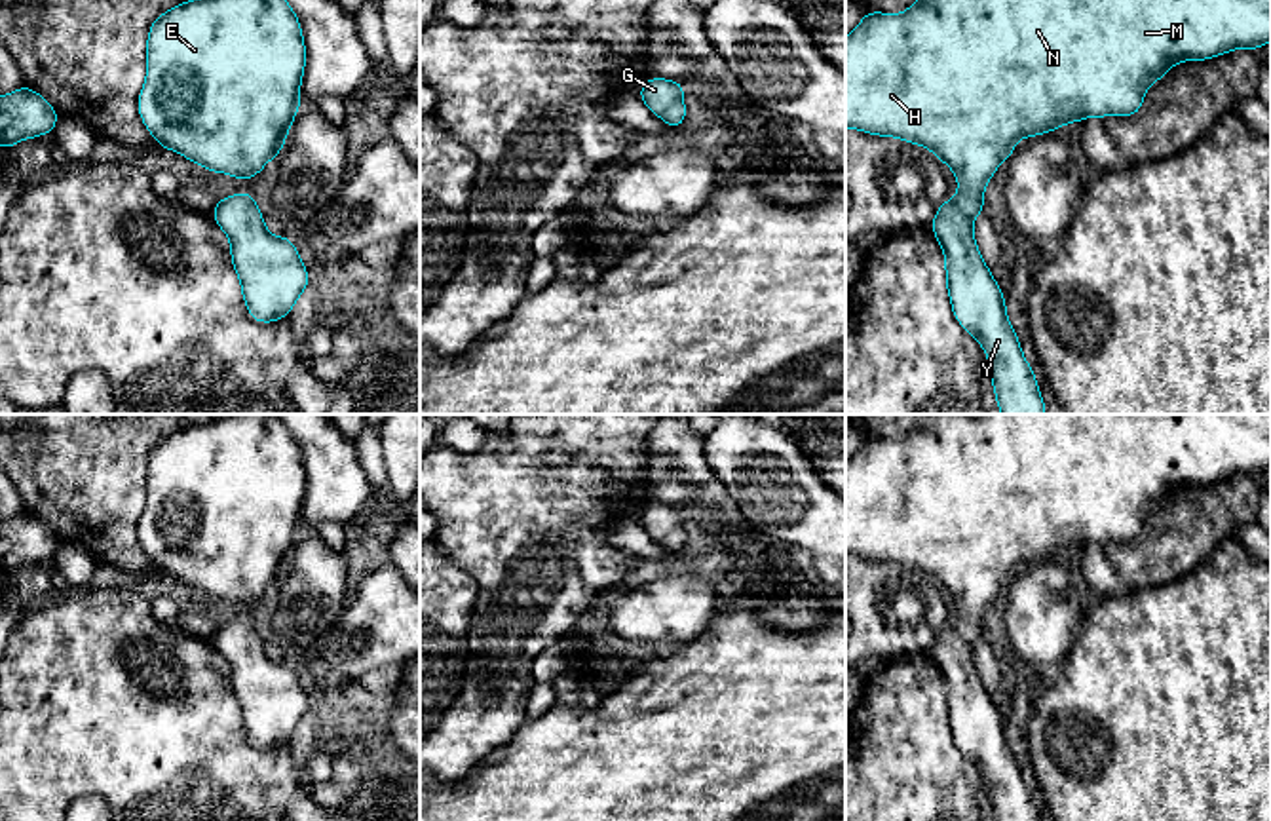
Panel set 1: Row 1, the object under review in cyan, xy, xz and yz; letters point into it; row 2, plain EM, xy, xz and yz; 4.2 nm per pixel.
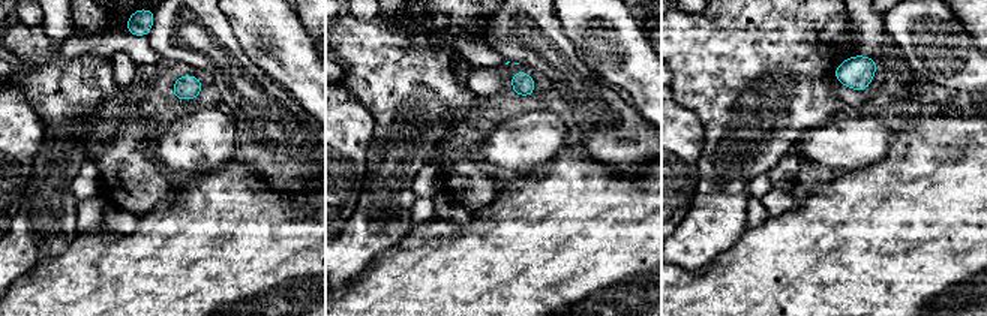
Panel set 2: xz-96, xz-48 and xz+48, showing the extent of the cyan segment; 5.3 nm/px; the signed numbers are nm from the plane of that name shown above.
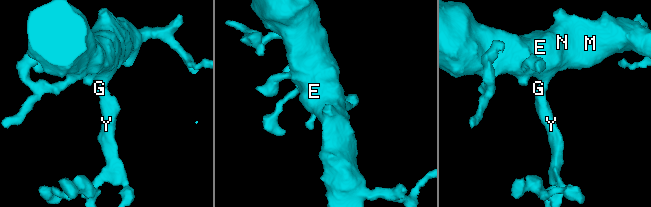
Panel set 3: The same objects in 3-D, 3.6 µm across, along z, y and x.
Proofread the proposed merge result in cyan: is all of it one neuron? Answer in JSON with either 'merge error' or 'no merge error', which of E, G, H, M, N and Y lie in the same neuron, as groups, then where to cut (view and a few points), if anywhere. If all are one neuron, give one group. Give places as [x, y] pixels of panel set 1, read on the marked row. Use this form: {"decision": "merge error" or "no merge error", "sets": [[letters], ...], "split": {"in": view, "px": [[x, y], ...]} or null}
{"decision": "no merge error", "sets": [["E", "G", "H", "M", "N", "Y"]], "split": null}

